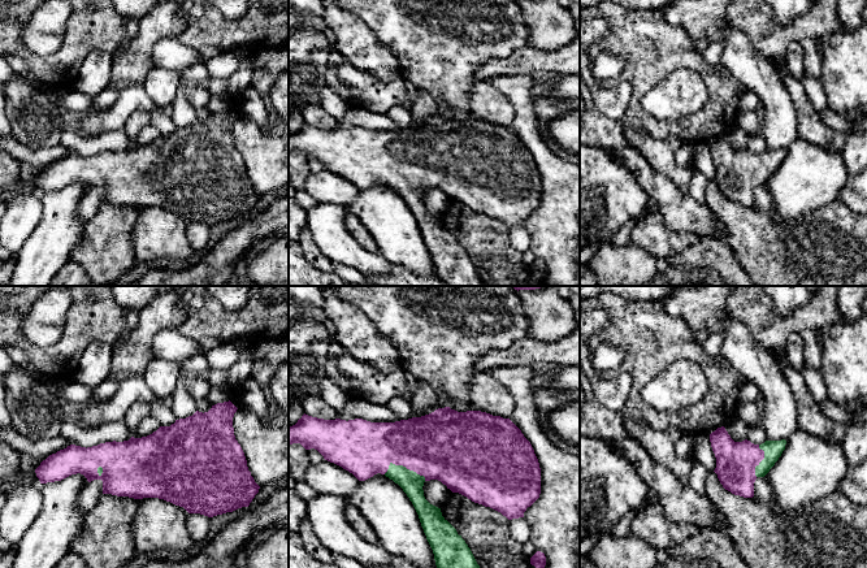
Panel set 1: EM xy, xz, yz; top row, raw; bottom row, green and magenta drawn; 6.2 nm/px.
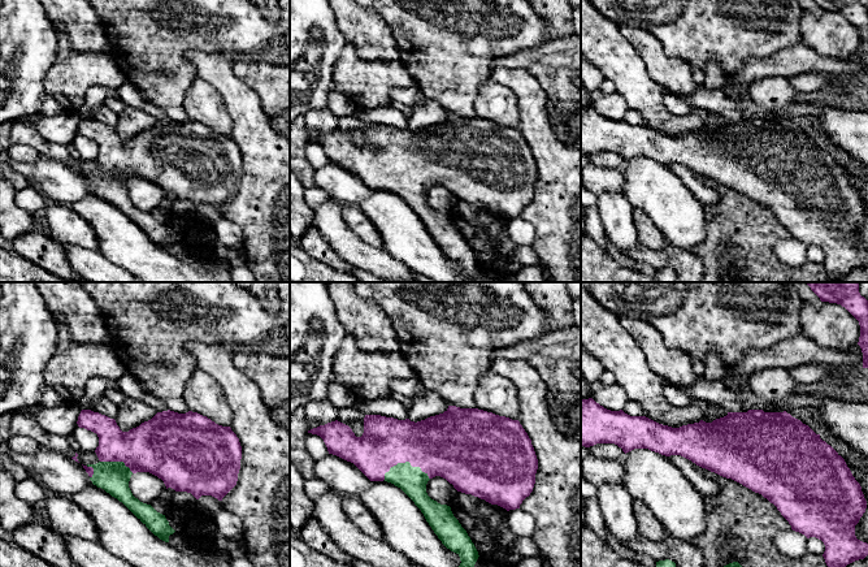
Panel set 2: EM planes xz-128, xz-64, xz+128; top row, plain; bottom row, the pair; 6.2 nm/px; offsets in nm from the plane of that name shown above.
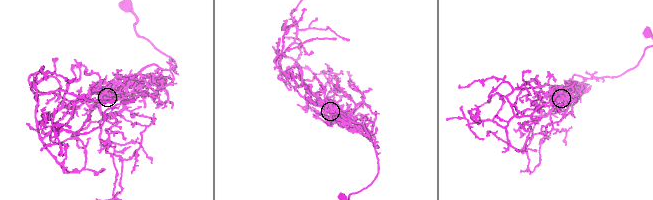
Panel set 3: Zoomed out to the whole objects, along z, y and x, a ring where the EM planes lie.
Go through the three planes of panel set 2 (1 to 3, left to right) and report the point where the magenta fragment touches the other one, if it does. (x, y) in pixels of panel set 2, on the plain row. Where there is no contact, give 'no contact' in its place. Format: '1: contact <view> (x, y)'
1: contact xz-128 (117, 171)
2: contact xz-64 (407, 171)
3: no contact

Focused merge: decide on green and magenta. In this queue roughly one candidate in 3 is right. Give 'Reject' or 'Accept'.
Accept

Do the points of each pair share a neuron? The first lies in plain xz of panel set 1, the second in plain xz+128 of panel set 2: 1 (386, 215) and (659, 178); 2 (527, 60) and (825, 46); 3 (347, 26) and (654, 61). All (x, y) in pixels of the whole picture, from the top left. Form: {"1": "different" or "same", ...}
{"1": "same", "2": "different", "3": "same"}

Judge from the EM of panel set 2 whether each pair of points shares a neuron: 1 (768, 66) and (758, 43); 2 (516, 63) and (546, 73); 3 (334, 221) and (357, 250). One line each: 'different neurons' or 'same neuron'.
1: different neurons
2: different neurons
3: same neuron

